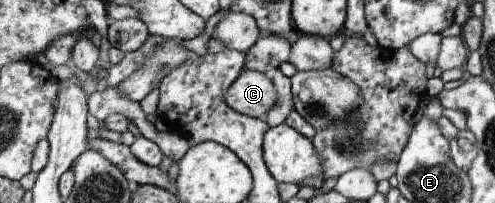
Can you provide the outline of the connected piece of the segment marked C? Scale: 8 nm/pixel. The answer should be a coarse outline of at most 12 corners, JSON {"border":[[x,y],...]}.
{"border":[[245,69],[223,95],[232,111],[264,118],[277,101],[270,75]]}

